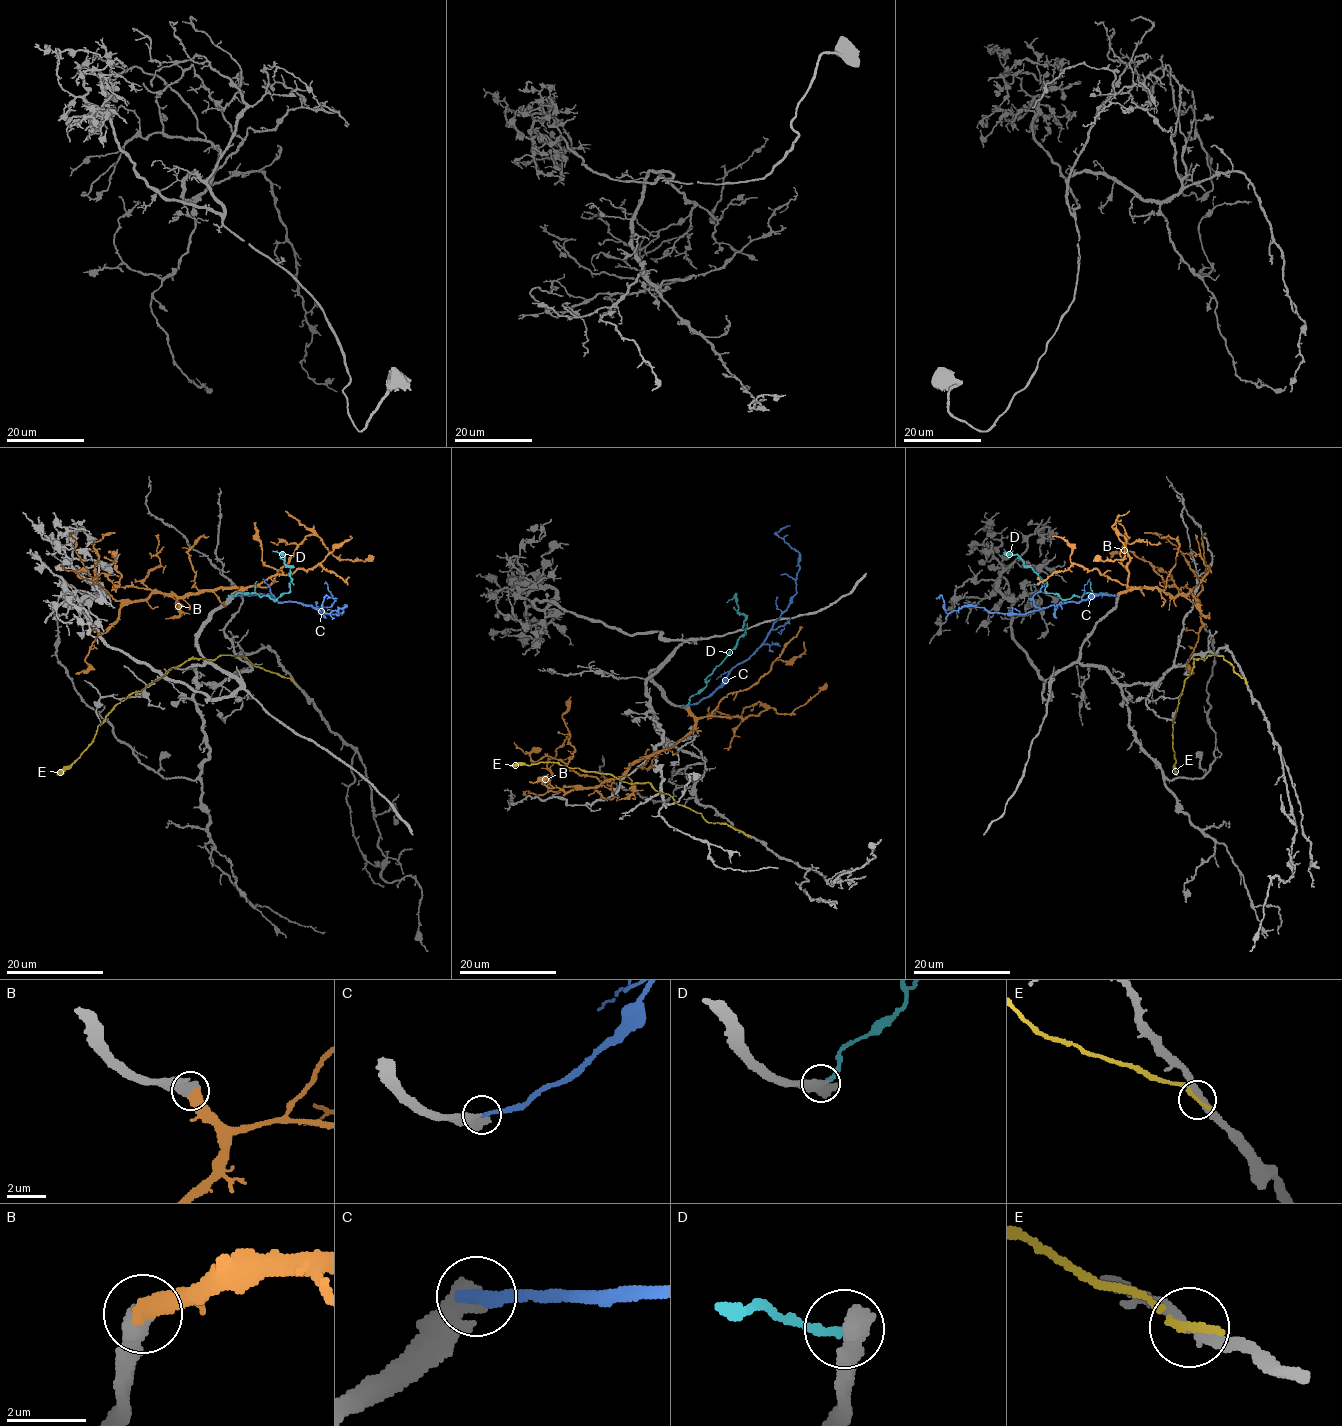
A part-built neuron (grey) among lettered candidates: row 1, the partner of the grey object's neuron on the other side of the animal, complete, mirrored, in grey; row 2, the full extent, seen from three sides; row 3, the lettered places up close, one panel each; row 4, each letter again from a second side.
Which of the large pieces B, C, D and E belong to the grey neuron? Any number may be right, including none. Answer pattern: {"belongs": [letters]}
{"belongs": ["B"]}

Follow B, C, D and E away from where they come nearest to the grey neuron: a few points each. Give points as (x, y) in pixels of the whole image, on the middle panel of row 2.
B: (687, 708), (695, 727), (669, 747), (640, 757), (619, 776), (598, 786), (550, 791), (547, 762), (568, 734)
C: (687, 705), (698, 703), (707, 697), (732, 668), (755, 650), (796, 592), (799, 553), (777, 535), (789, 526)
D: (685, 706), (705, 685), (705, 678), (743, 636), (744, 616), (738, 612), (733, 598), (726, 602)
E: (747, 835), (726, 824), (708, 822), (648, 782), (628, 784), (613, 775), (551, 762), (510, 765)

